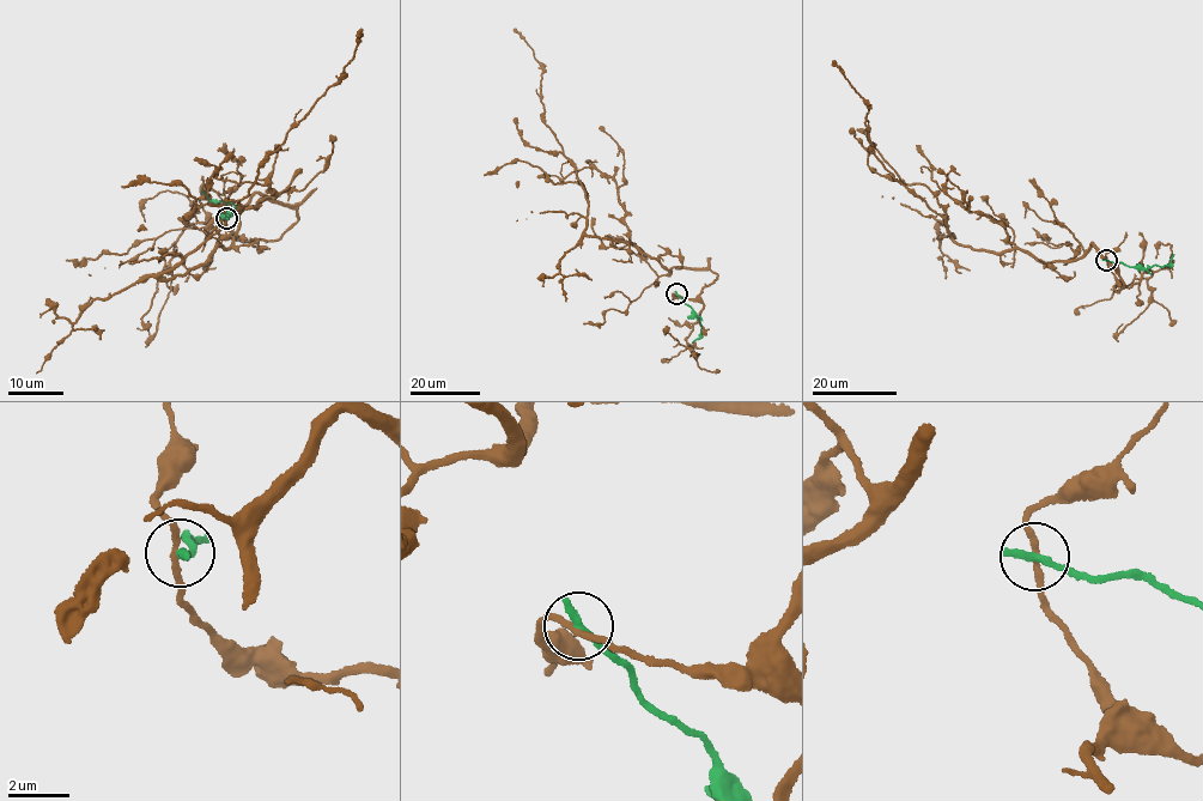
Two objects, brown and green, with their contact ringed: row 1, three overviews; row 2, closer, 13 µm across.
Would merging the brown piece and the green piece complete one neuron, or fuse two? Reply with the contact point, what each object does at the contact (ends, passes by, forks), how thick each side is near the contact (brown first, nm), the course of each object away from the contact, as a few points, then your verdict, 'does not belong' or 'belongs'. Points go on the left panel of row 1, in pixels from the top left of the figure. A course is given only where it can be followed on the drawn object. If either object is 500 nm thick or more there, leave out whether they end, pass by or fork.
at (226, 218); brown passes by; green ends there; 200 nm thick on the brown side, 320 nm on the other; brown runs (225, 219), (277, 240), (298, 216), (255, 194), (229, 247), (160, 278), (242, 206), (359, 30); green runs (226, 219), (235, 205), (213, 200), (201, 190); does not belong

